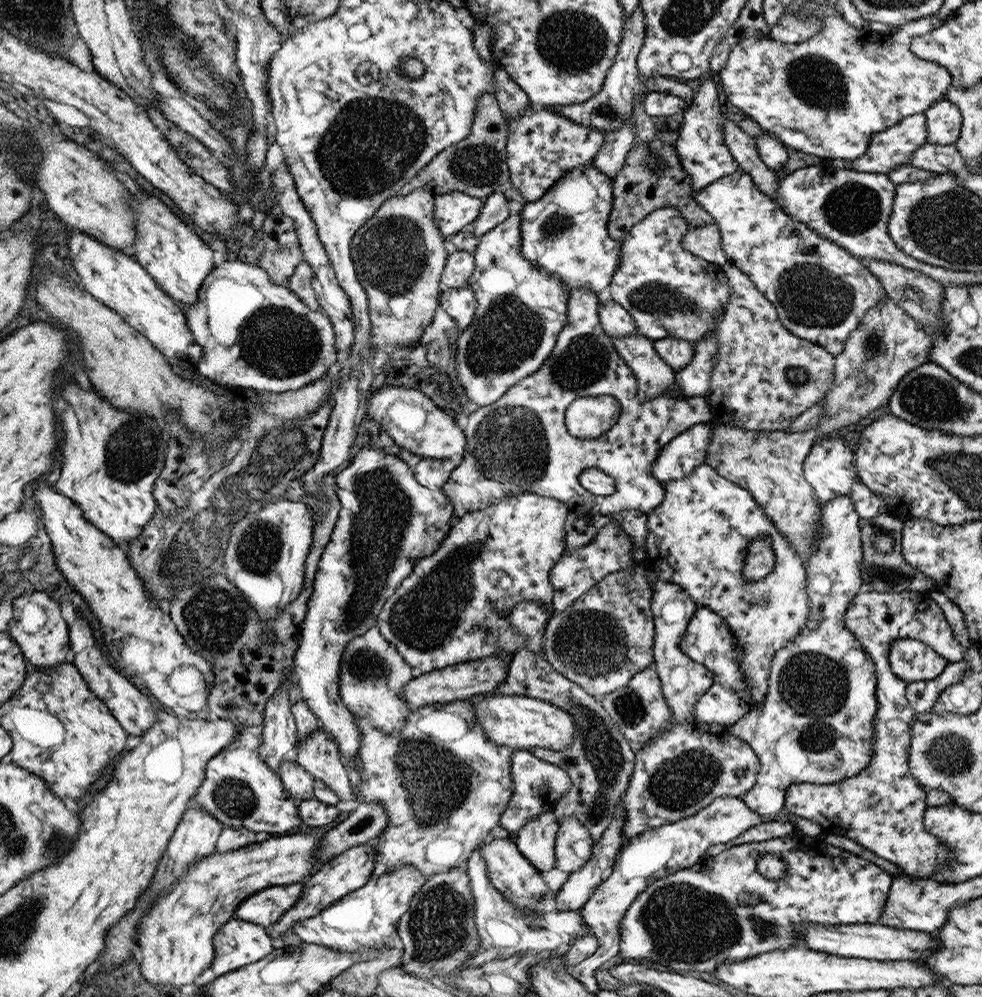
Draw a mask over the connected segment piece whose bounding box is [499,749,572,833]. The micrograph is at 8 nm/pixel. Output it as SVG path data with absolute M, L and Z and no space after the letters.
M514 749L511 757L511 778L514 780L515 793L512 794L512 802L503 812L499 825L515 833L534 816L554 811L556 802L560 801L572 786L571 778L565 770L534 756L530 749Z

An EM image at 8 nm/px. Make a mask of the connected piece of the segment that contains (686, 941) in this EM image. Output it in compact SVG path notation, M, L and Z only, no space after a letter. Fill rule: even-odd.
M797 827L784 838L773 838L764 842L752 842L736 846L720 852L712 859L703 858L695 865L689 866L687 869L682 869L667 877L655 880L650 886L644 889L634 902L628 906L628 910L624 913L620 924L618 924L619 932L619 950L622 958L649 958L653 961L661 963L672 968L676 973L680 972L715 972L720 966L733 962L740 962L756 955L770 952L776 949L787 949L798 944L798 939L801 936L802 927L806 923L824 923L825 925L847 925L847 924L868 924L878 923L881 917L883 908L886 904L886 899L893 881L893 875L880 868L877 864L872 864L868 860L864 860L847 850L840 847L828 845L822 838L812 841L812 838L802 832ZM766 853L776 853L787 862L787 872L785 876L778 880L764 878L758 871L759 858Z

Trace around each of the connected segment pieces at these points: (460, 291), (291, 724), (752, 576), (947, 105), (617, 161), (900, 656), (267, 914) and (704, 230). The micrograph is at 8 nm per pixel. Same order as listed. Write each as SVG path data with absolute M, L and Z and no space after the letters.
M469 285L464 288L442 289L439 305L454 319L458 330L464 330L475 321L478 298Z
M286 686L268 700L262 730L261 754L273 771L278 772L280 763L295 750L299 730L291 713L291 702Z
M763 534L755 538L748 546L748 556L742 568L744 580L754 582L762 580L769 572L772 572L776 564L775 552L769 534Z
M948 99L932 103L925 110L927 142L937 145L954 145L959 139L962 115L957 104Z
M633 122L625 124L623 128L605 135L604 144L595 157L595 167L604 175L615 178L619 170L625 165L627 154L635 145Z
M896 639L891 642L889 652L892 673L907 684L934 680L948 664L948 660L916 639Z
M303 881L286 886L271 886L261 890L242 901L236 907L233 918L239 918L244 922L259 923L260 926L270 928L297 903L302 889Z
M716 223L691 227L686 233L686 237L682 239L680 246L719 266L725 265L728 261L721 246L721 232Z

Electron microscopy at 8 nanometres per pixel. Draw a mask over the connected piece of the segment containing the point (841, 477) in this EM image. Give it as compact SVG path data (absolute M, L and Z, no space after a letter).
M827 436L813 444L811 449L811 453L804 462L804 471L807 481L815 489L817 499L824 504L843 494L850 496L852 487L859 478L854 460L854 447L846 442L845 437Z

